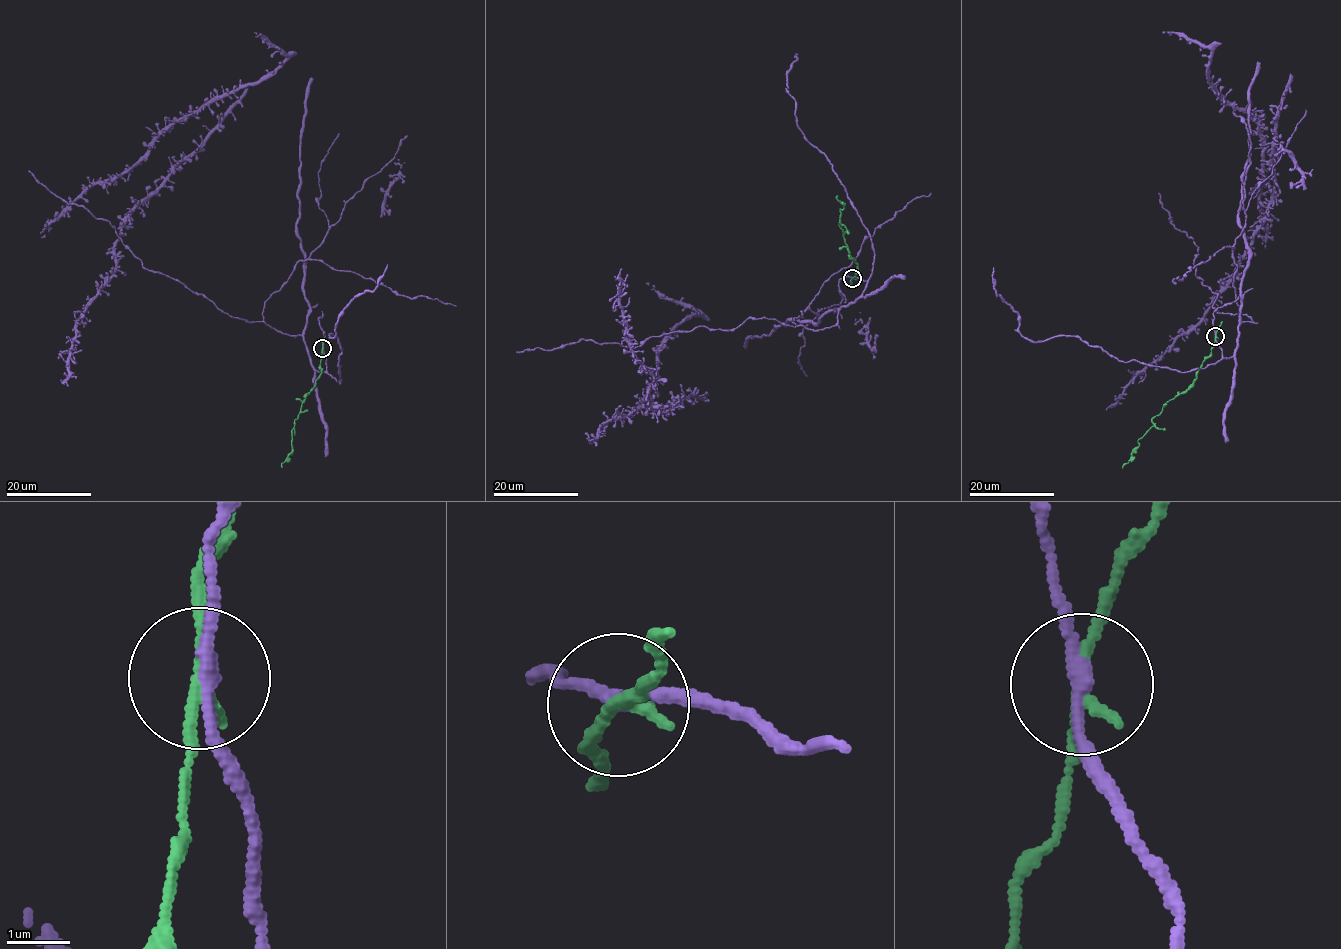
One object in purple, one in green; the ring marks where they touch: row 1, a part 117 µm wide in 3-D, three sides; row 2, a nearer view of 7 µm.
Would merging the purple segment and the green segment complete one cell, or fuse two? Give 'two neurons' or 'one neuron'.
two neurons

